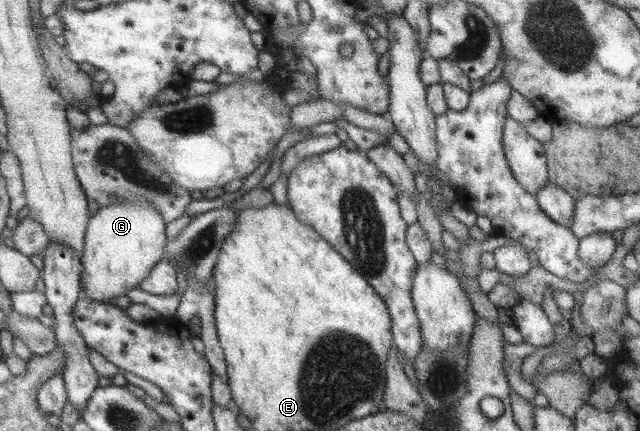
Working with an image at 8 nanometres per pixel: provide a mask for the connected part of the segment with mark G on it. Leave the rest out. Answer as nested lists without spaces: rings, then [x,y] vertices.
[[[124,201],[119,205],[101,207],[90,217],[84,239],[81,265],[81,296],[93,302],[109,304],[111,299],[124,296],[129,289],[151,273],[156,263],[166,257],[165,220],[146,201]]]

